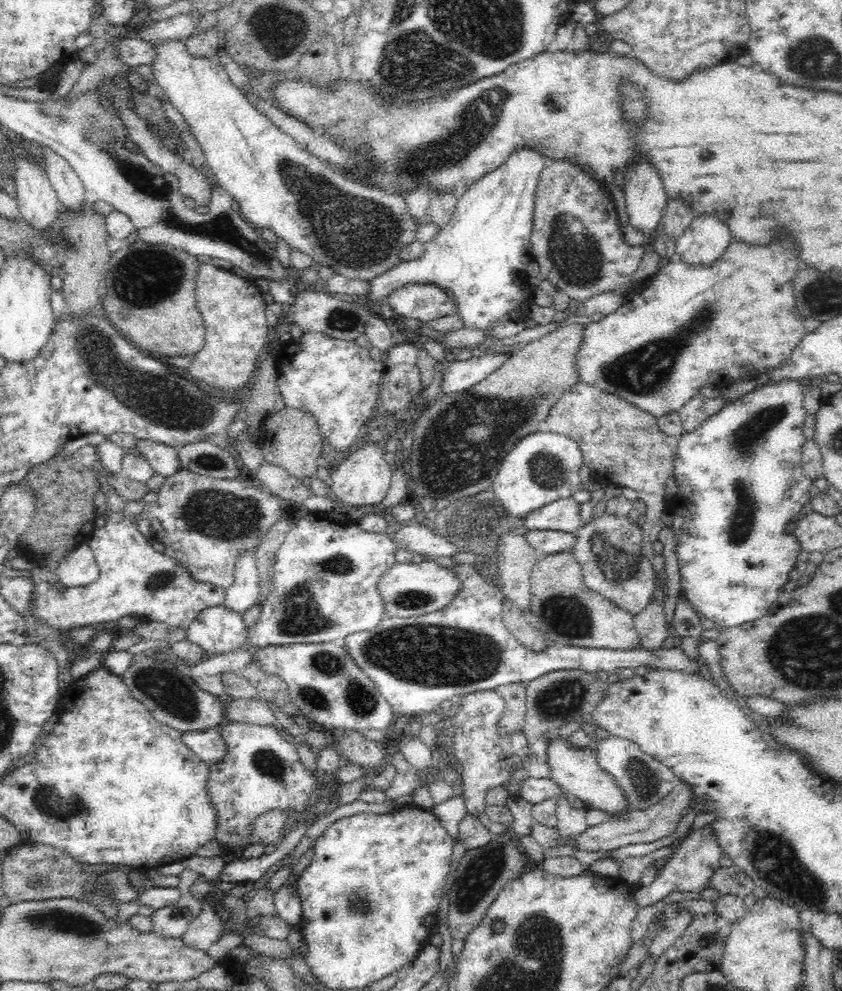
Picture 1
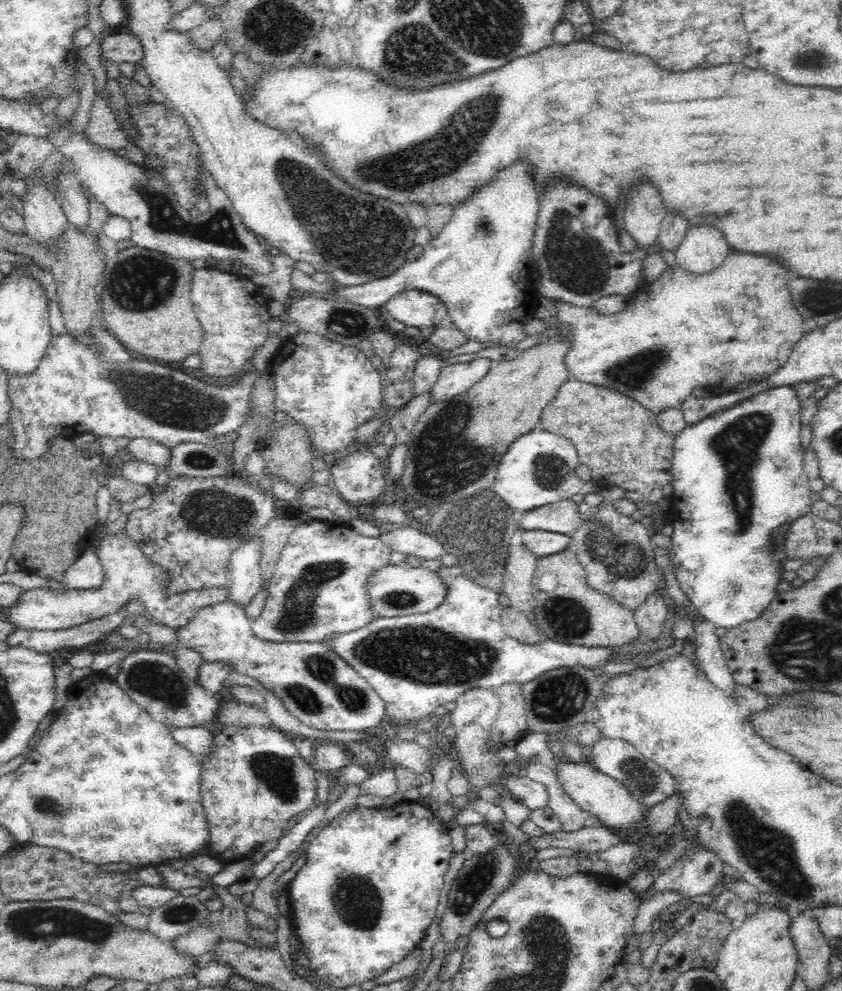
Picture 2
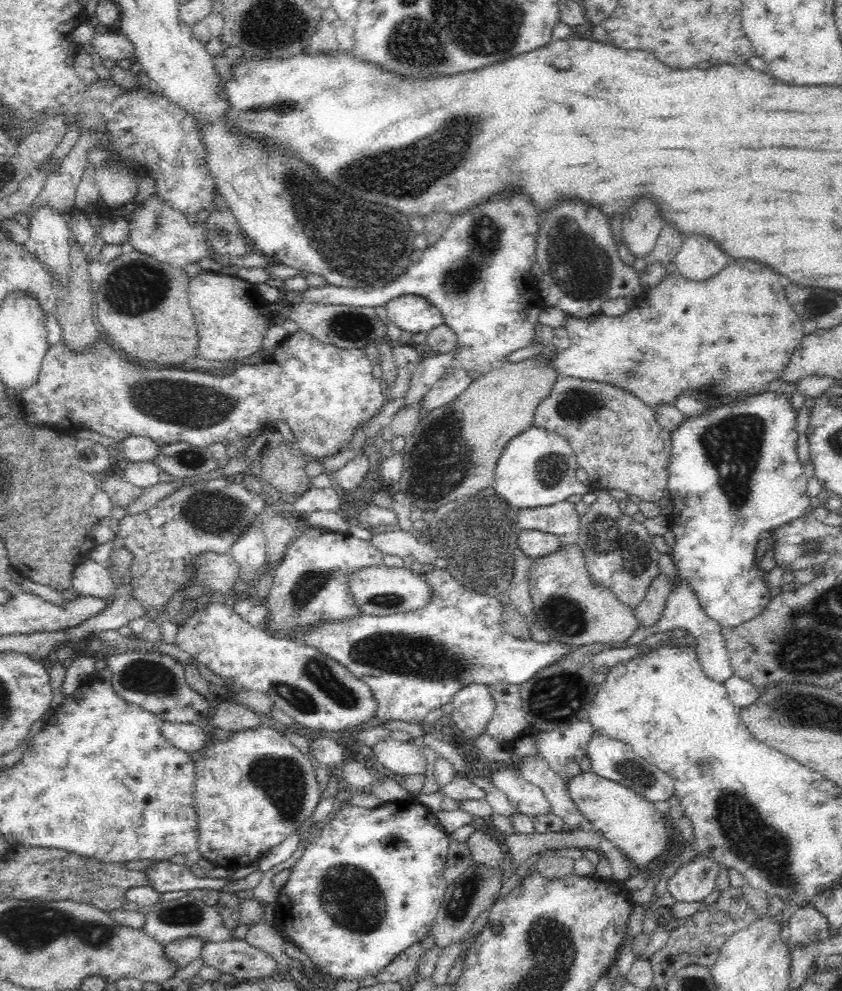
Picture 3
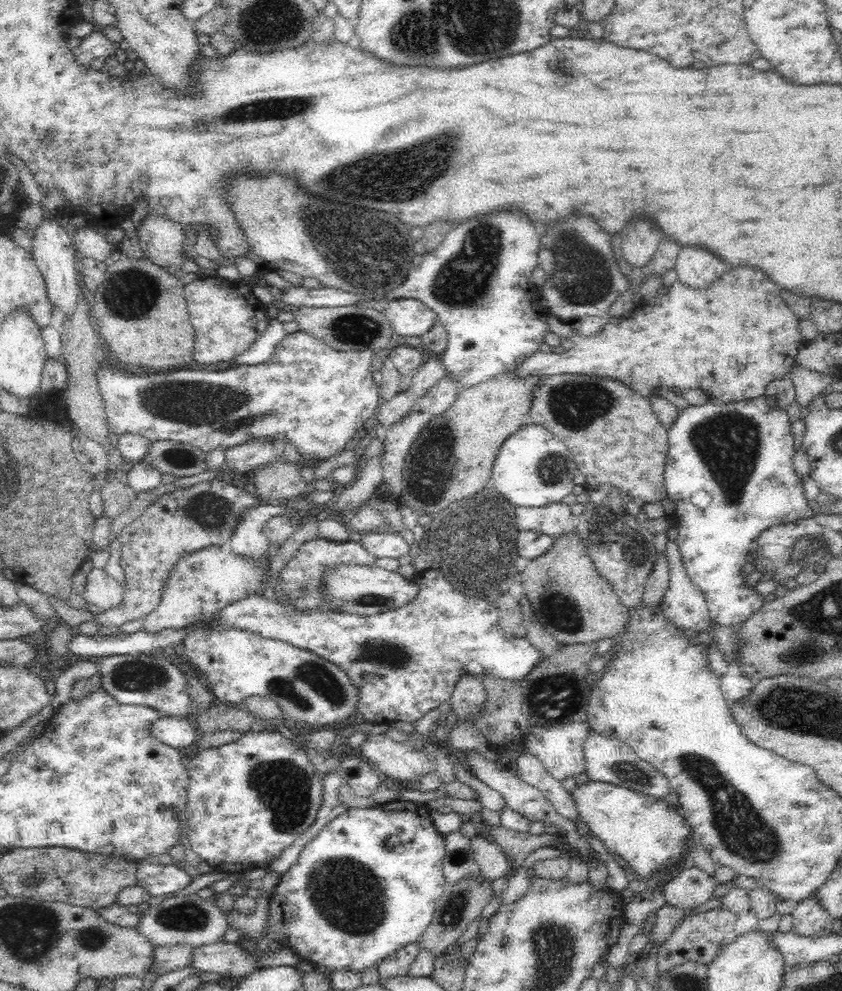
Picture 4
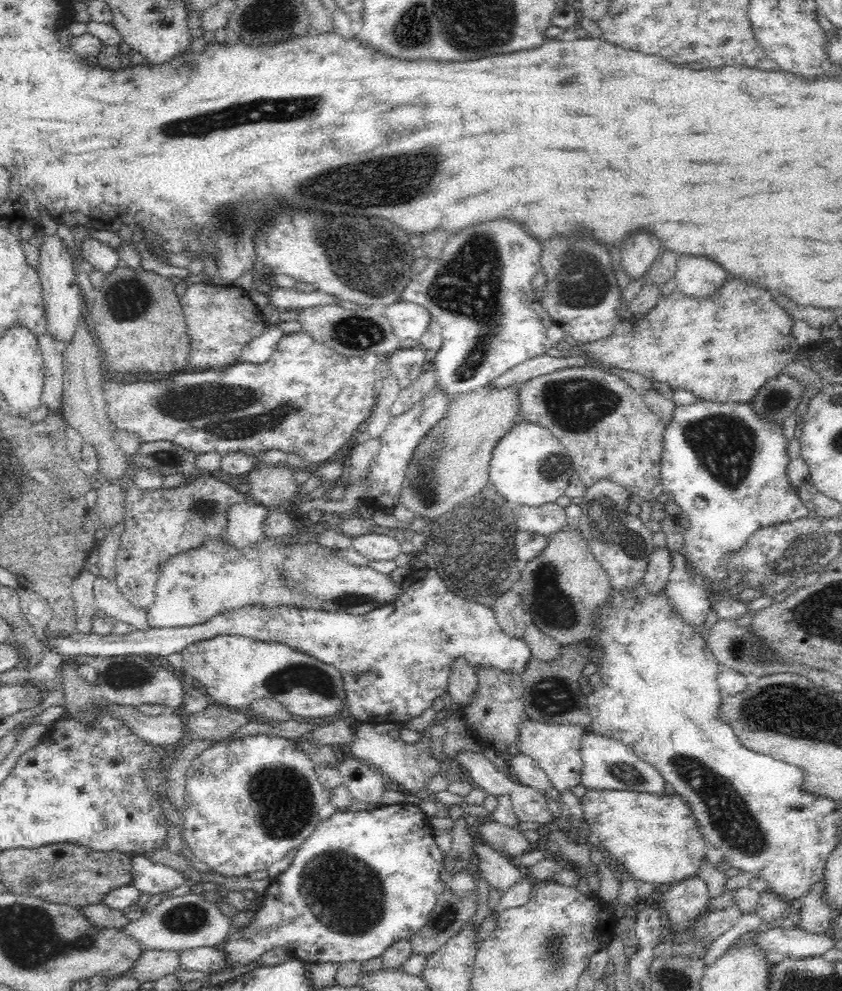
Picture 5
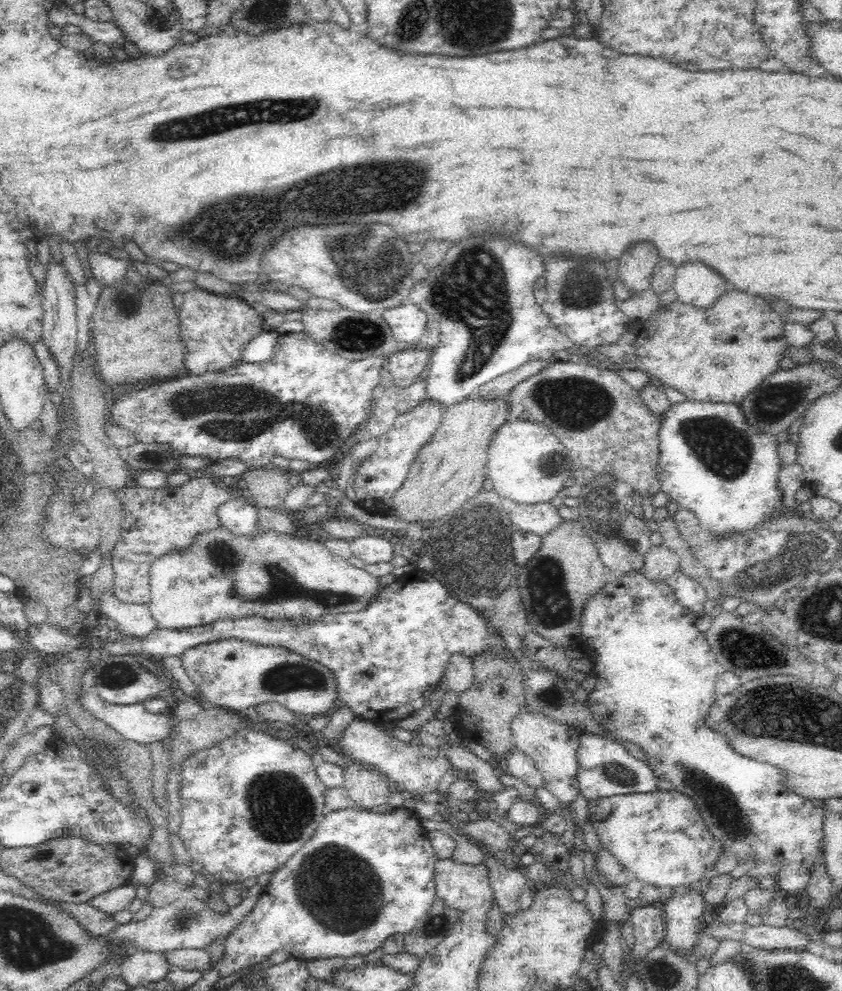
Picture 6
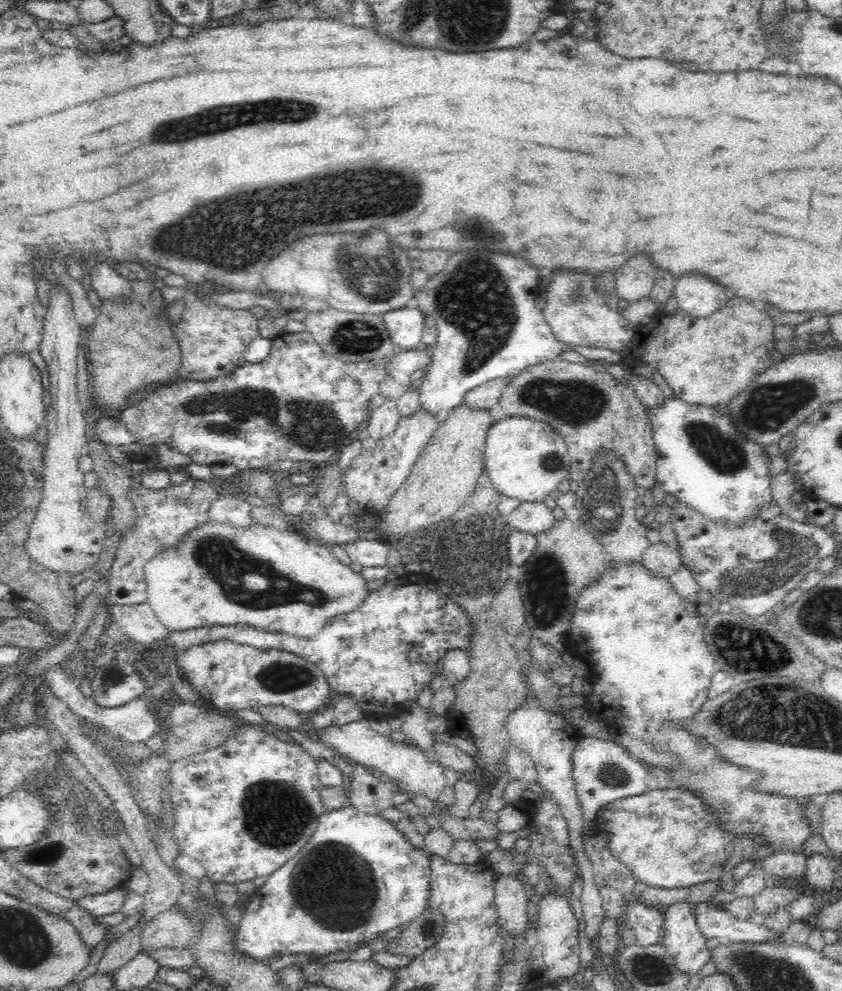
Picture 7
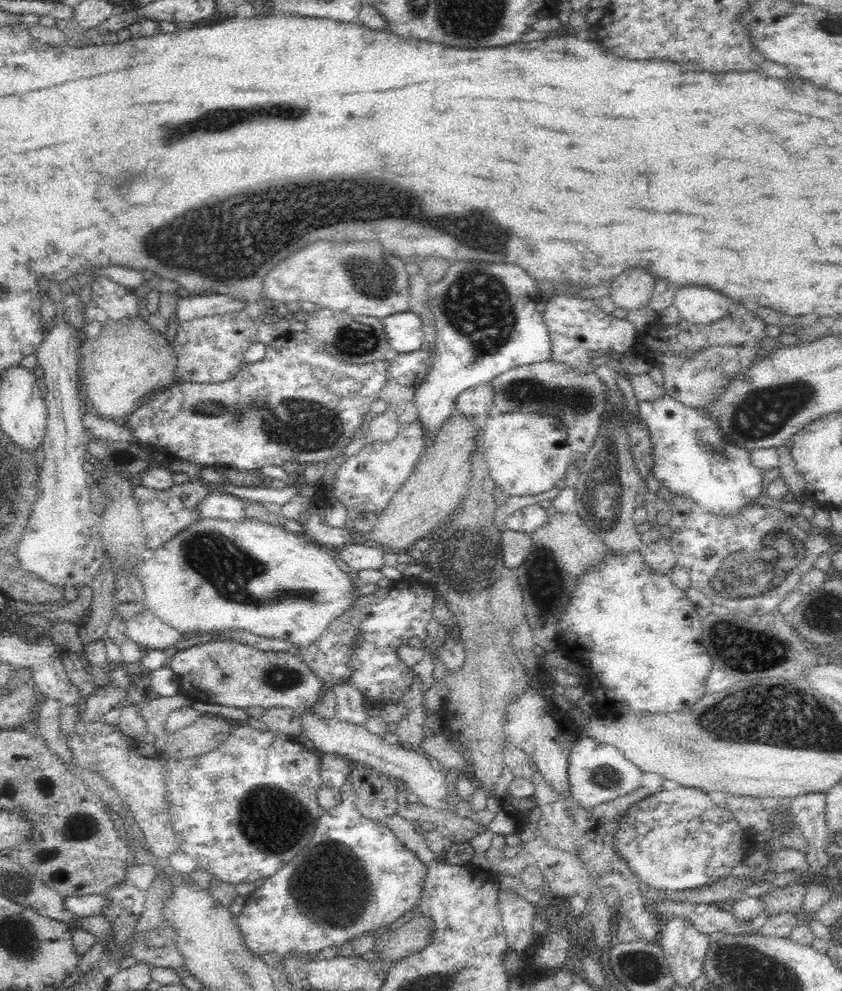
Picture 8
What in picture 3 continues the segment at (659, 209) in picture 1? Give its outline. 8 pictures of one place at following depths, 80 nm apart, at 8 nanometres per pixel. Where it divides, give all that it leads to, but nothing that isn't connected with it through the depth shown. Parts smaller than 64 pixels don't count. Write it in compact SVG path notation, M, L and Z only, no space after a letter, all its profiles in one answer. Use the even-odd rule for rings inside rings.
M642 198L624 214L622 238L635 258L642 258L656 247L662 228L664 220L656 204Z

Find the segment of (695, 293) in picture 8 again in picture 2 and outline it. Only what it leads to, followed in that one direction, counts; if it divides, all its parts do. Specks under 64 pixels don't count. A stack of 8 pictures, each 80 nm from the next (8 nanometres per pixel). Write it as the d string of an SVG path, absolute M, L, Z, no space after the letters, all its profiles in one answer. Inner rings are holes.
M710 226L689 228L683 242L675 250L676 262L690 274L708 274L722 266L730 246L722 240L722 232Z

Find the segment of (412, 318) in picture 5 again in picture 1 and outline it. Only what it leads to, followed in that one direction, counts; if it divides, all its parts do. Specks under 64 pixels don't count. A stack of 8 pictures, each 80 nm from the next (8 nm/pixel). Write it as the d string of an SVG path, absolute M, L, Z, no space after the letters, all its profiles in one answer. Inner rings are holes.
M410 282L387 296L388 306L402 318L426 324L434 318L456 312L453 294L429 282Z

